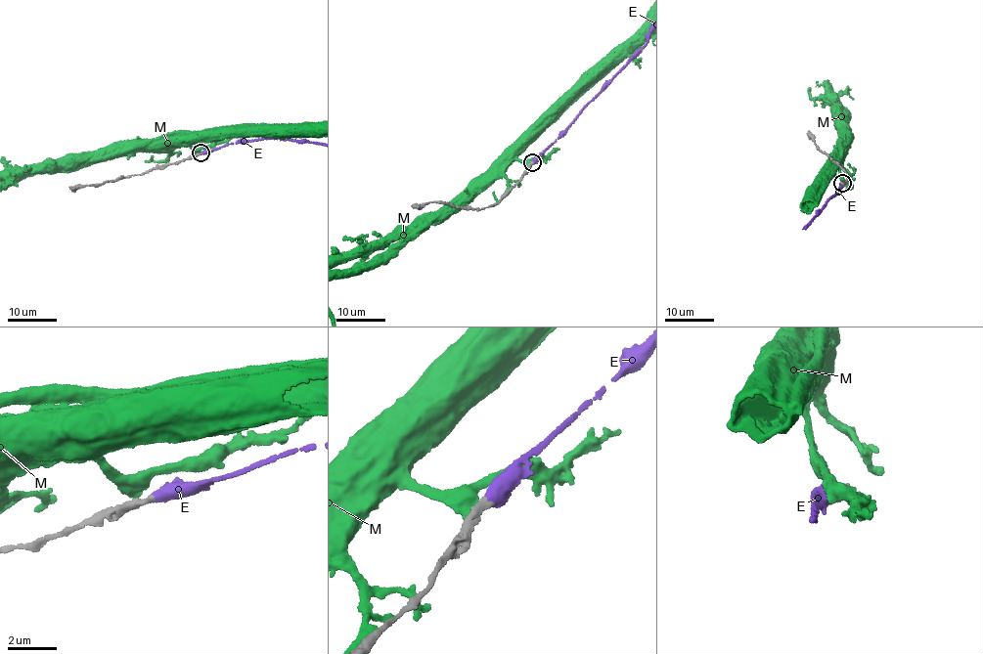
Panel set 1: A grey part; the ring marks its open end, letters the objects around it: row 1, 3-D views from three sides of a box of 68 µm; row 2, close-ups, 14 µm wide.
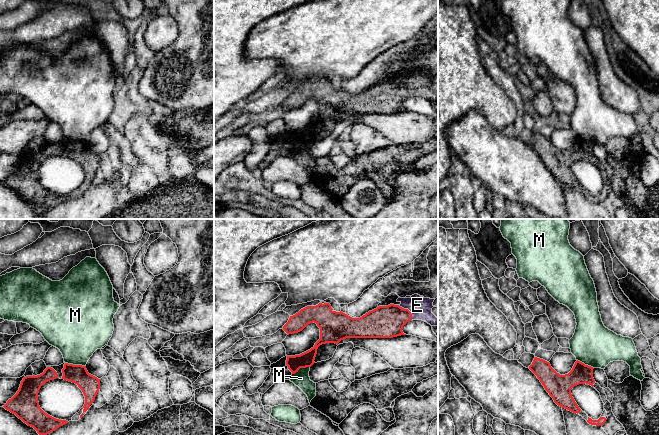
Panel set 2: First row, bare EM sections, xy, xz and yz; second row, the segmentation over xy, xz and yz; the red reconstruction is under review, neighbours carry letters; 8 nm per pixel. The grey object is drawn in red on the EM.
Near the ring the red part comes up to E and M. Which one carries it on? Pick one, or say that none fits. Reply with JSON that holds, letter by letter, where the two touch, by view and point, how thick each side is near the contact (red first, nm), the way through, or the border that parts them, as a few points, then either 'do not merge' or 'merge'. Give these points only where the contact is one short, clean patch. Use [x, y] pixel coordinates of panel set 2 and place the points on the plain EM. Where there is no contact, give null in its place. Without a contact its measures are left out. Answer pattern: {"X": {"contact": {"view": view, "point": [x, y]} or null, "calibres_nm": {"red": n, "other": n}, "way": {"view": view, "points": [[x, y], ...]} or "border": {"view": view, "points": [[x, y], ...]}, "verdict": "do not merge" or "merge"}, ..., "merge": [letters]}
{"E": {"contact": {"view": "xz", "point": [408, 86]}, "calibres_nm": {"red": 260, "other": 180}, "verdict": "merge"}, "M": {"contact": {"view": "xy", "point": [75, 141]}, "calibres_nm": {"red": 160, "other": 380}, "border": {"view": "xy", "points": [[65, 138], [85, 142]]}, "verdict": "do not merge"}, "merge": ["E"]}

